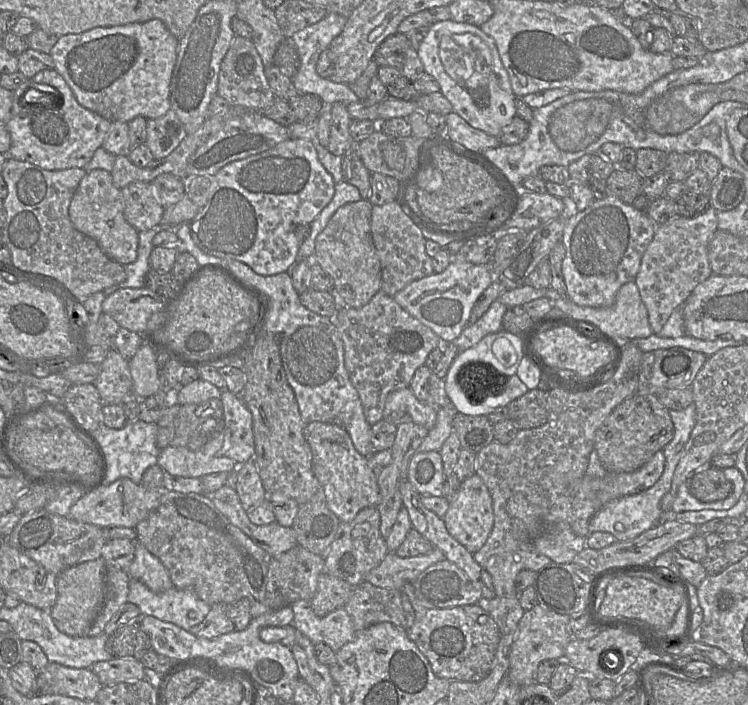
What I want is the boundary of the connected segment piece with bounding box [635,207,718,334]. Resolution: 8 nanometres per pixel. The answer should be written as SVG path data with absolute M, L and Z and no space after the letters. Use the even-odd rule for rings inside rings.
M713 207L695 218L677 215L657 225L635 278L654 334L660 332L673 310L682 306L693 289L713 274L708 258L708 246L717 230L717 211Z

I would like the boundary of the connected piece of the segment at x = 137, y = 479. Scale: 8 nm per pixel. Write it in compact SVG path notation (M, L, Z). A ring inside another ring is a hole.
M140 419L128 421L122 429L101 426L93 431L106 457L105 485L119 478L129 478L134 483L141 483L144 472L158 463L160 450L156 446L157 431L157 423L148 423Z

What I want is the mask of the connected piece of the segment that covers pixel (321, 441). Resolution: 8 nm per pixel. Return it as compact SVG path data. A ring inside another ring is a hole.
M311 422L305 425L304 438L312 451L312 470L320 484L320 489L325 494L328 508L341 522L350 522L364 508L375 506L379 503L379 486L377 482L377 470L374 469L368 457L362 456L354 447L348 432L336 424L324 422Z

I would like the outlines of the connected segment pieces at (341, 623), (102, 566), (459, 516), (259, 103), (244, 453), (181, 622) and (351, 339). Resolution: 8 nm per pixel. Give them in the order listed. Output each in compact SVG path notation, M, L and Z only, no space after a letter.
M307 600L295 601L291 608L294 613L293 627L313 644L324 643L336 653L355 637L352 621L344 608L338 608L323 617L313 612Z
M102 557L69 567L56 578L57 598L50 610L57 629L72 637L88 636L105 595L106 564Z
M476 473L461 483L458 496L450 503L443 520L449 534L471 554L484 546L494 525L494 511L490 492Z
M235 36L218 75L217 95L225 99L231 107L243 107L252 111L263 111L276 100L265 76L265 68L252 40Z
M222 390L221 402L224 416L224 441L216 457L226 456L237 464L254 460L253 419L250 410L238 396Z
M130 579L127 602L138 606L142 615L170 622L187 631L201 623L211 608L190 590L173 587L156 593L136 579Z
M382 290L363 307L339 307L333 319L344 345L350 381L359 394L367 422L373 426L383 419L388 395L410 386L415 371L425 365L429 353L442 340Z

